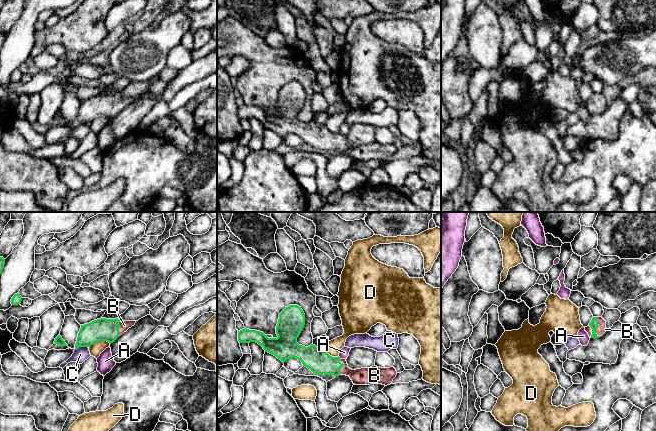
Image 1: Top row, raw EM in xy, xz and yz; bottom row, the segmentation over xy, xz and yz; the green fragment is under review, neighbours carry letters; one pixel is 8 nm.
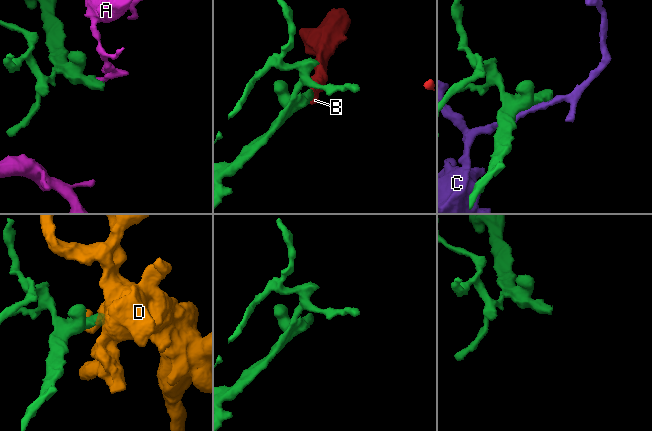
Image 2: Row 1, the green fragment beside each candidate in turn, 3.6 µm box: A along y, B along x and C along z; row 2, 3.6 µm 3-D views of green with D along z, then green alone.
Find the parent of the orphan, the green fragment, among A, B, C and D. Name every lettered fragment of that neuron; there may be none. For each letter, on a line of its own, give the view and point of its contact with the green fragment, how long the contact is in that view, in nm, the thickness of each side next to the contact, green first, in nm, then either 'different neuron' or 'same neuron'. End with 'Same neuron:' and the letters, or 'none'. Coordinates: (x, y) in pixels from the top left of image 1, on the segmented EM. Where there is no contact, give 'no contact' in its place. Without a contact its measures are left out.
A: xz (339, 357) | 30 nm | 190/80 nm | different neuron
B: yz (598, 326) | 160 nm | 70/70 nm | same neuron
C: xy (81, 346) | 110 nm | 180/120 nm | different neuron
D: xy (99, 340) | 190 nm | 180/100 nm | different neuron
Same neuron: B

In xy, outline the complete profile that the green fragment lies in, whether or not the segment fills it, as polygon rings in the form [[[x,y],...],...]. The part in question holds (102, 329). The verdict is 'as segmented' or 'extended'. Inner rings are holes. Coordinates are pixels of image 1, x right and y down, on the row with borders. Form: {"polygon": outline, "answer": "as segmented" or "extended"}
{"polygon": [[[100,318],[88,324],[81,325],[75,349],[90,347],[98,341],[113,343],[120,335],[134,326],[136,321],[120,321],[116,319]]], "answer": "extended"}

